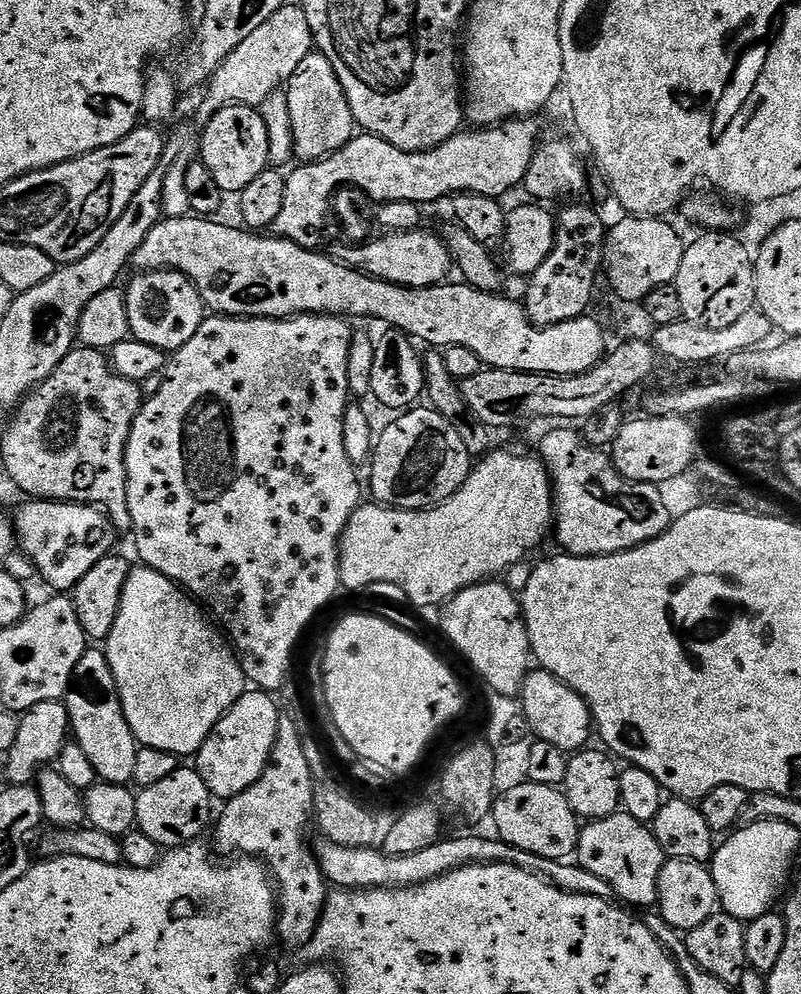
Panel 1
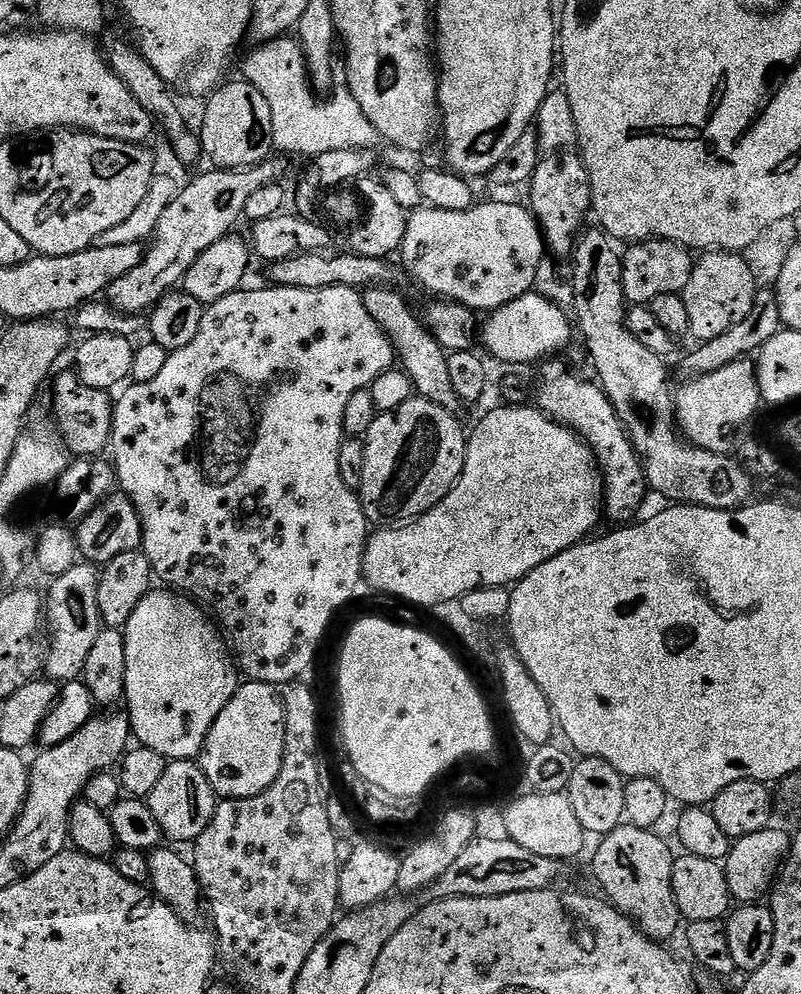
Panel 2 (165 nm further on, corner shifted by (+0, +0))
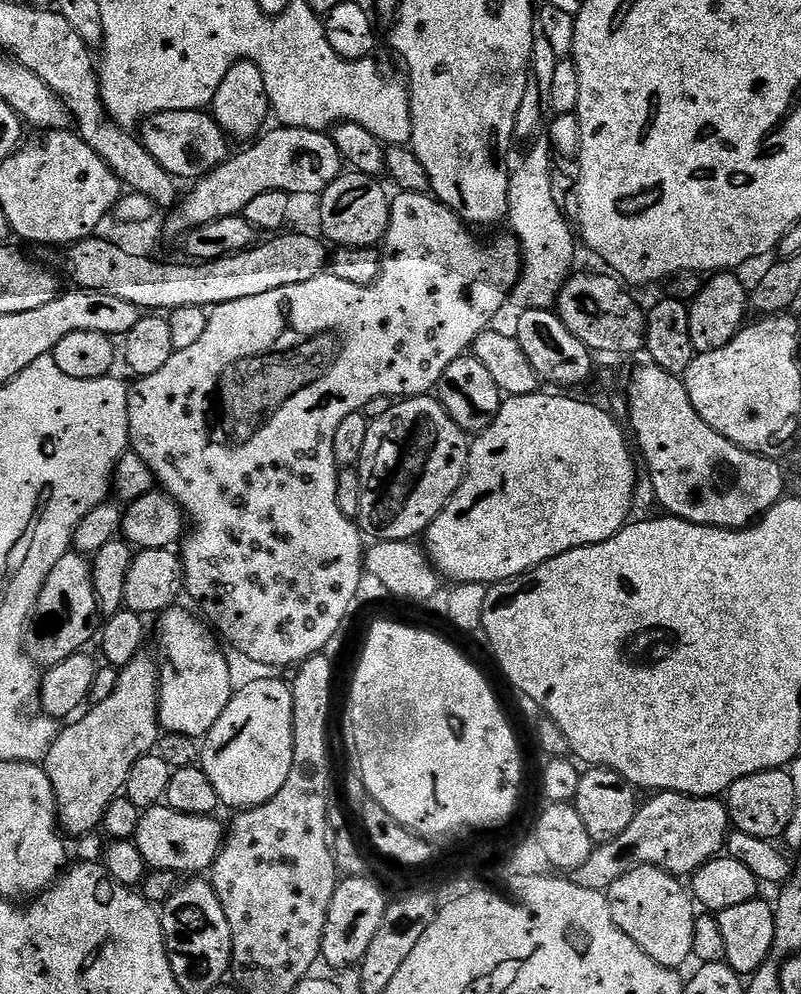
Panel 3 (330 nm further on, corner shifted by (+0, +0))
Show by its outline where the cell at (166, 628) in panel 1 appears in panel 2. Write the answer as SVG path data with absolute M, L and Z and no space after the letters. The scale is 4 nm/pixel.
M153 590L147 596L144 596L142 602L138 602L138 610L134 610L134 614L130 614L130 622L122 629L124 641L126 642L126 686L124 687L123 703L128 704L126 715L129 724L132 725L132 736L135 739L140 739L137 741L143 747L158 750L158 754L162 754L169 762L173 760L196 760L200 755L200 751L204 748L206 734L210 734L210 726L214 726L218 714L222 714L222 710L226 710L230 698L234 698L236 689L242 683L242 676L238 671L237 661L234 659L225 637L218 631L217 625L206 615L205 609L198 606L197 601L181 594L179 591L160 591L164 592Z

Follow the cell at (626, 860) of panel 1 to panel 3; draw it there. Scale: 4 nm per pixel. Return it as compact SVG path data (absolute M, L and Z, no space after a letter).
M642 866L622 874L622 878L618 878L606 893L610 914L618 930L650 954L654 962L675 969L692 955L694 922L698 915L689 889L680 884L683 883L669 872L654 866Z

